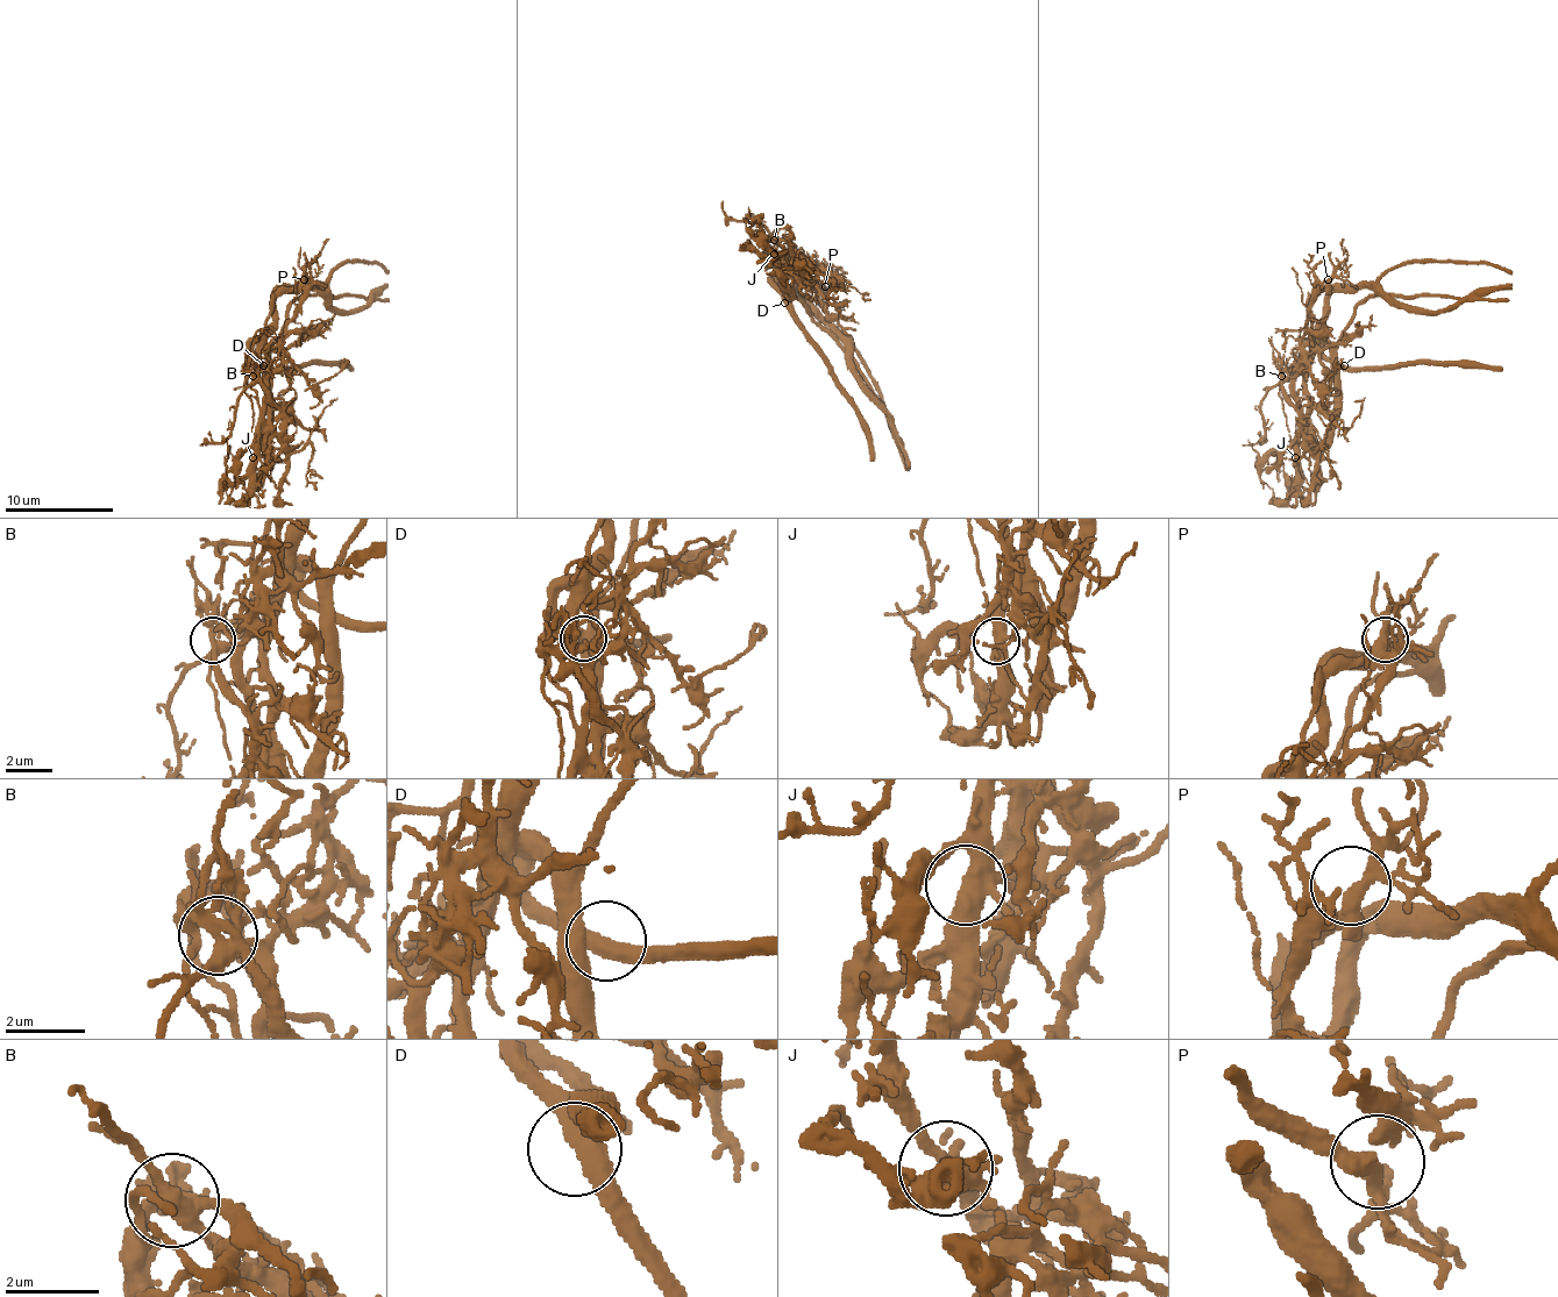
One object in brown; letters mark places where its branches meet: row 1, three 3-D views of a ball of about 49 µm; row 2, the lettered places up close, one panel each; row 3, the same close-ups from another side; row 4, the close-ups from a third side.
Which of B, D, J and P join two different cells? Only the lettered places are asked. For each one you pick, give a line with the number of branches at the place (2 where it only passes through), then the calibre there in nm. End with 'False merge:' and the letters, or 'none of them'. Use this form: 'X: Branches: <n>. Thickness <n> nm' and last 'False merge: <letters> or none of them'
B: Branches: 8. Thickness 360 nm
False merge: B

